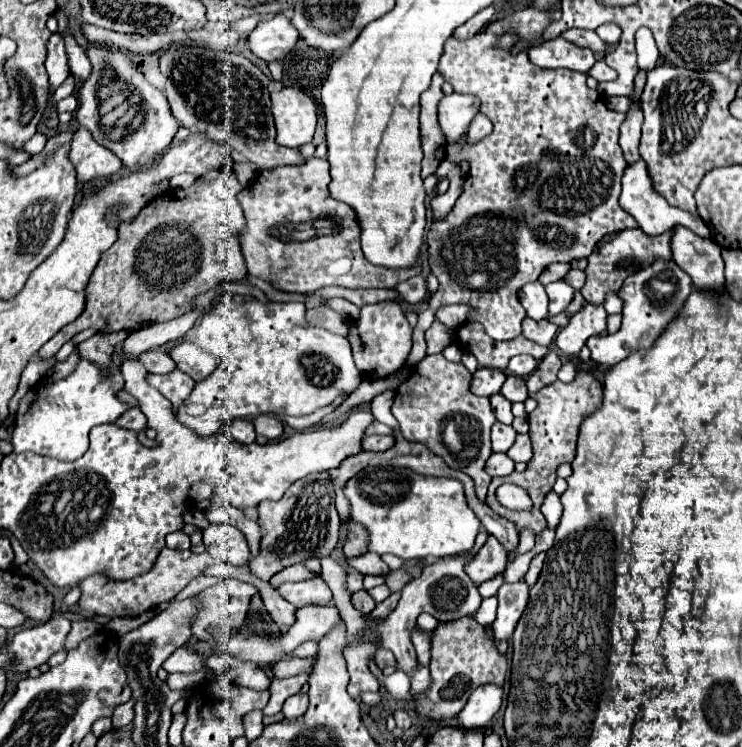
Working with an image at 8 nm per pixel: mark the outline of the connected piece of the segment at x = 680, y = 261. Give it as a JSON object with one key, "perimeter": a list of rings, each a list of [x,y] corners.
{"perimeter":[[[676,227],[676,233],[672,237],[672,253],[676,265],[690,275],[694,289],[700,291],[716,291],[720,293],[724,287],[724,261],[720,257],[720,245],[714,243],[712,239],[702,239],[696,233],[692,233],[686,227]]]}

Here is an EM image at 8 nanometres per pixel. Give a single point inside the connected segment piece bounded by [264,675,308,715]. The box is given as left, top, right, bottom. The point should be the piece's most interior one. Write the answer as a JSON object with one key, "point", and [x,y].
{"point":[280,690]}

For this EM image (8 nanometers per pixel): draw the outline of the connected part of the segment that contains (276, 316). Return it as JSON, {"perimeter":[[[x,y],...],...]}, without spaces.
{"perimeter":[[[228,293],[224,295],[222,303],[206,313],[188,335],[190,343],[198,345],[200,349],[206,349],[218,359],[216,371],[196,383],[192,395],[180,405],[178,409],[178,421],[186,427],[192,427],[198,431],[198,435],[212,435],[216,433],[224,423],[236,417],[256,417],[262,413],[282,413],[282,415],[310,415],[322,407],[328,407],[334,399],[340,395],[348,395],[358,389],[362,383],[362,375],[354,365],[350,343],[334,335],[322,327],[312,327],[312,325],[292,325],[288,327],[288,317],[304,317],[304,303],[262,303],[262,301],[252,301],[252,303],[236,303],[234,297]]]}

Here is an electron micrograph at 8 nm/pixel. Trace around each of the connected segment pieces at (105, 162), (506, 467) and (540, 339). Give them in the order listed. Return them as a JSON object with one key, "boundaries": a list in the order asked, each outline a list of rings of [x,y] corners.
{"boundaries":[[[[80,127],[72,141],[70,141],[70,153],[68,153],[70,163],[76,169],[76,177],[80,183],[88,183],[92,179],[100,177],[112,177],[122,169],[122,163],[112,151],[106,147],[100,147],[88,129]]],[[[492,453],[490,459],[486,461],[486,471],[488,475],[510,475],[514,471],[514,461],[506,453]]],[[[524,317],[524,321],[522,321],[522,335],[538,345],[550,345],[552,339],[556,337],[556,331],[558,331],[558,327],[548,319],[534,321],[530,317]]]]}

